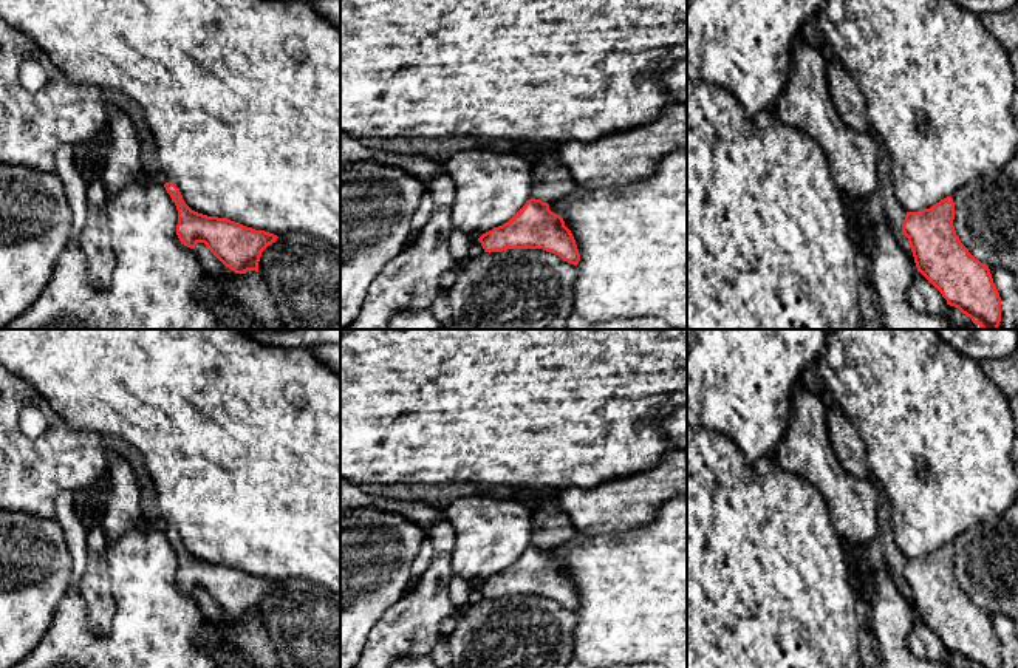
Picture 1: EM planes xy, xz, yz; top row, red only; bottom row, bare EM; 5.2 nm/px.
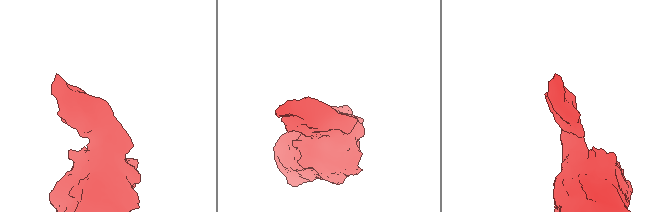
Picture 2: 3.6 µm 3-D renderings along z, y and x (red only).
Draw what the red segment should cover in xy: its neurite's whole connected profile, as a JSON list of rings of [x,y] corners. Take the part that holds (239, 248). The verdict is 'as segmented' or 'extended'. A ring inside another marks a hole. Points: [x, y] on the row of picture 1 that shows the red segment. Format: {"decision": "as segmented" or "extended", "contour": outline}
{"decision": "as segmented", "contour": [[[173,182],[164,184],[167,193],[170,195],[172,201],[178,210],[178,224],[176,224],[176,235],[181,244],[195,249],[198,243],[204,243],[206,247],[231,271],[235,274],[244,274],[248,271],[258,272],[258,261],[261,252],[277,241],[277,235],[255,230],[252,227],[246,227],[240,223],[231,221],[227,218],[218,216],[207,216],[192,210],[183,199],[179,189]]]}

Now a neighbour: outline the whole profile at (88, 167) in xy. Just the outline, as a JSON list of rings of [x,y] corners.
[[[76,156],[76,169],[79,173],[82,173],[87,179],[99,175],[99,167],[101,167],[101,161],[94,159],[94,158],[88,158],[85,156]]]

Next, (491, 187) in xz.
[[[461,150],[446,164],[455,182],[453,229],[478,240],[507,223],[534,195],[534,164],[514,153]]]

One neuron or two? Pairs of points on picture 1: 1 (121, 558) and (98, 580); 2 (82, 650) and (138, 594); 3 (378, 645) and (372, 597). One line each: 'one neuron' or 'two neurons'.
1: two neurons
2: one neuron
3: two neurons

